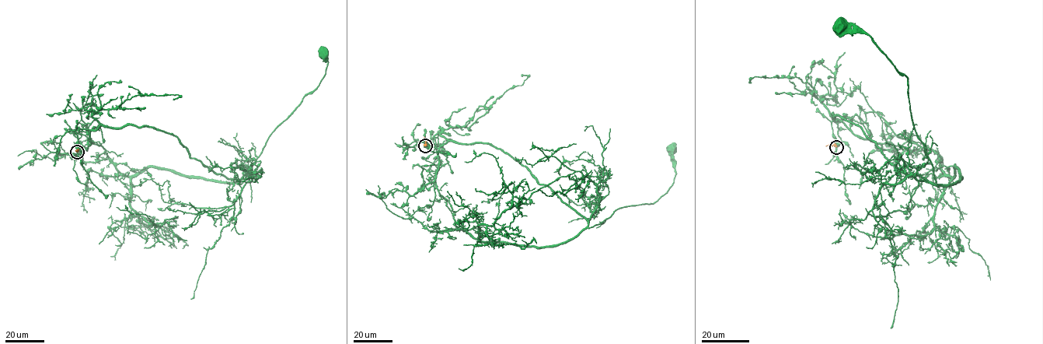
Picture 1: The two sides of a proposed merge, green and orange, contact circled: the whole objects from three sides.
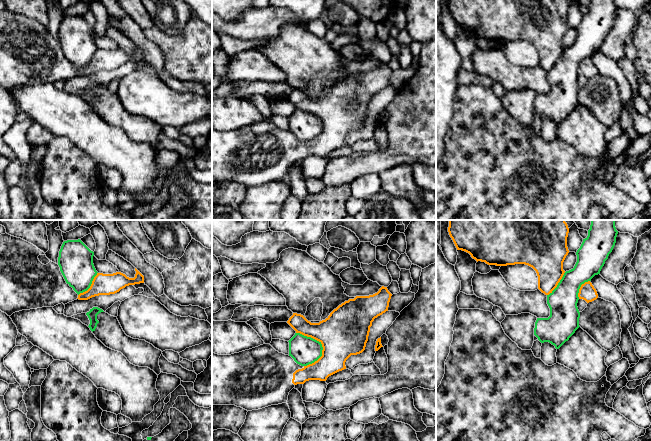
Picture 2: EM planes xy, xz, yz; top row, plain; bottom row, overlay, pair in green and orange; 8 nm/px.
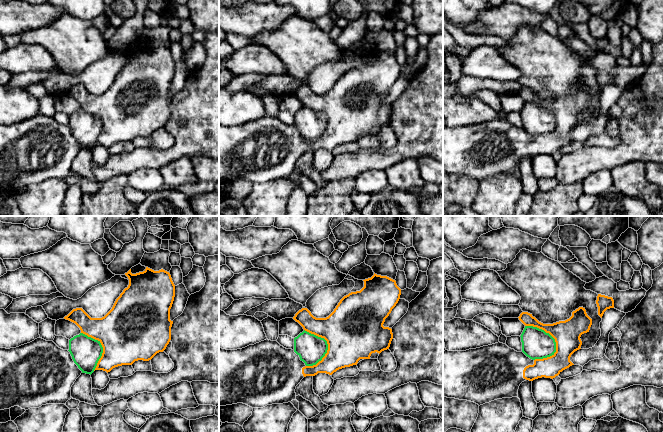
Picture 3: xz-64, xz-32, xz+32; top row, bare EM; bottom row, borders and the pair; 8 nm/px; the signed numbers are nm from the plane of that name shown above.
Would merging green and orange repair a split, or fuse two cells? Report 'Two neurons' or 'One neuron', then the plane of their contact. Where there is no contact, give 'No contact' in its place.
Two neurons. Touches green in xz

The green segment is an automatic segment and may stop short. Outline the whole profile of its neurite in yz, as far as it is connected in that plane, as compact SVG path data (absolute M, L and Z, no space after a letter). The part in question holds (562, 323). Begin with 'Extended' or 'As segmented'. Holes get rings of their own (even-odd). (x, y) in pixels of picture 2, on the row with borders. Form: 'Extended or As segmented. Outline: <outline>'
As segmented. Outline: M591 220L588 236L583 239L580 248L577 250L577 262L573 269L566 271L557 287L547 295L547 304L550 308L548 318L537 318L535 322L534 335L541 343L549 342L559 349L580 327L580 312L577 307L579 300L578 293L582 284L600 274L605 261L612 252L618 231L615 227L616 220Z

